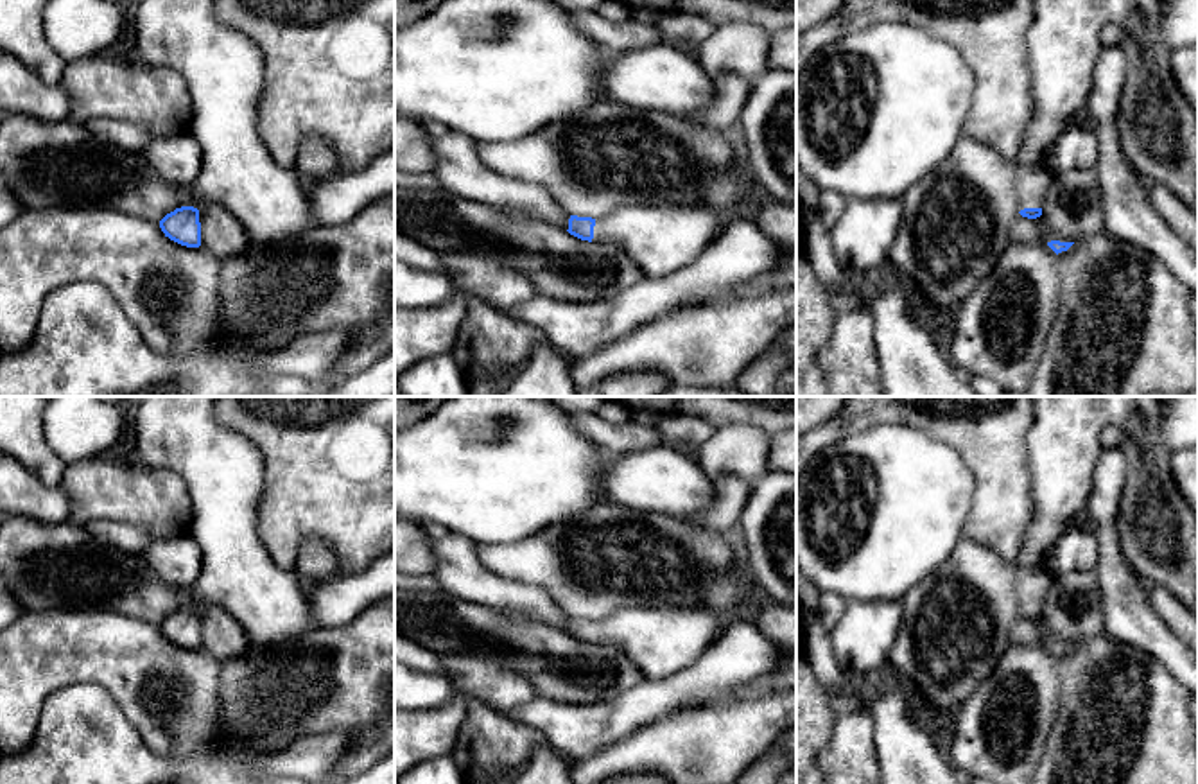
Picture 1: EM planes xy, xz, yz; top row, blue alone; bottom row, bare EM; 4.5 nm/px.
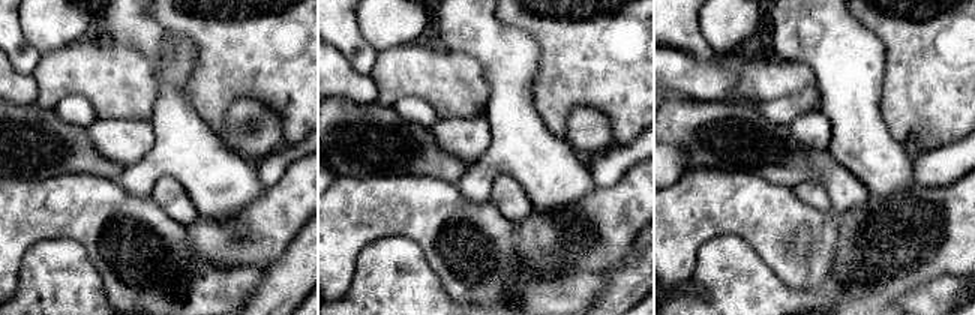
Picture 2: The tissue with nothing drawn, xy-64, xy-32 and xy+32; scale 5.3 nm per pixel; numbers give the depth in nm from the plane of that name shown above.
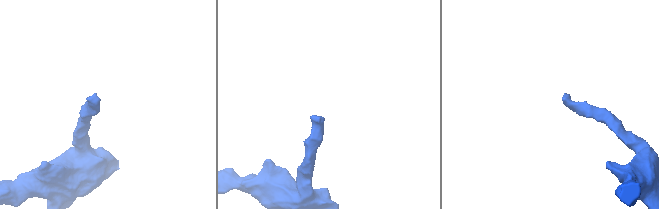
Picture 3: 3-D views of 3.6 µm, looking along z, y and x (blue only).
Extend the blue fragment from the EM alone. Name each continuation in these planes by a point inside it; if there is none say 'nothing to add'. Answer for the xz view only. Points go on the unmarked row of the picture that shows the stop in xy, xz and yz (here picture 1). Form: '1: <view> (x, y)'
1: xz (662, 641)

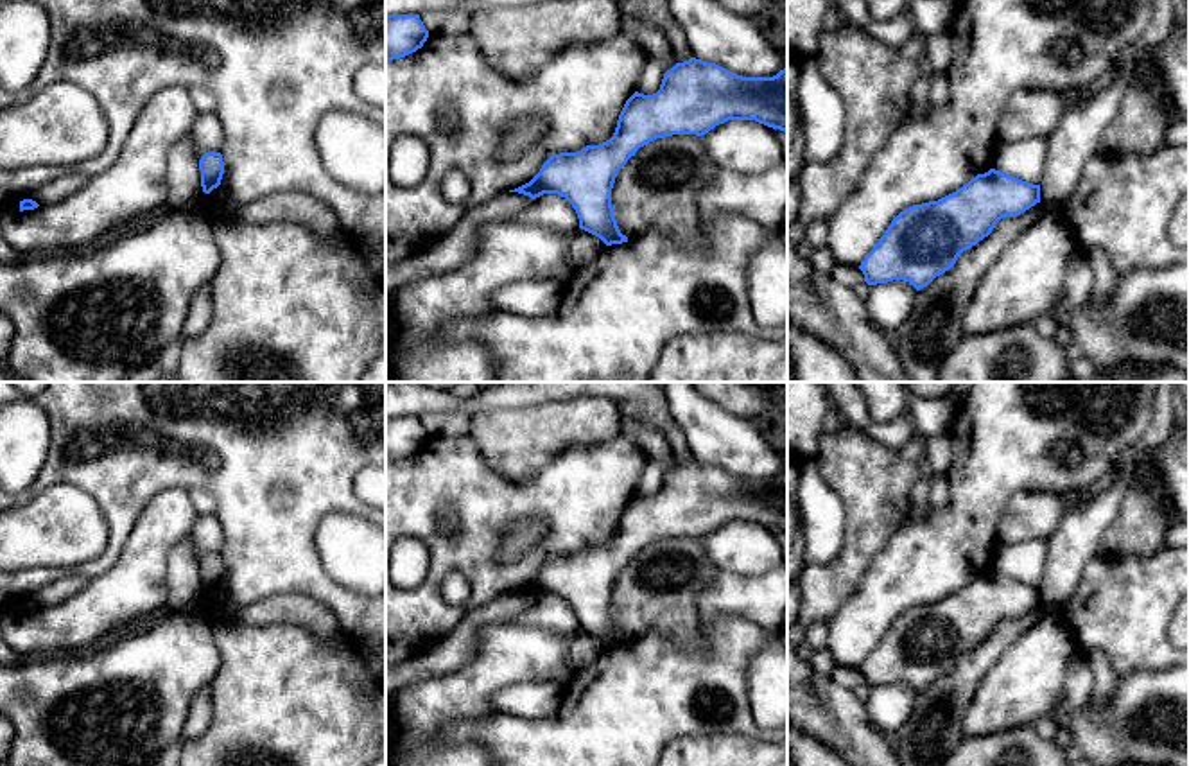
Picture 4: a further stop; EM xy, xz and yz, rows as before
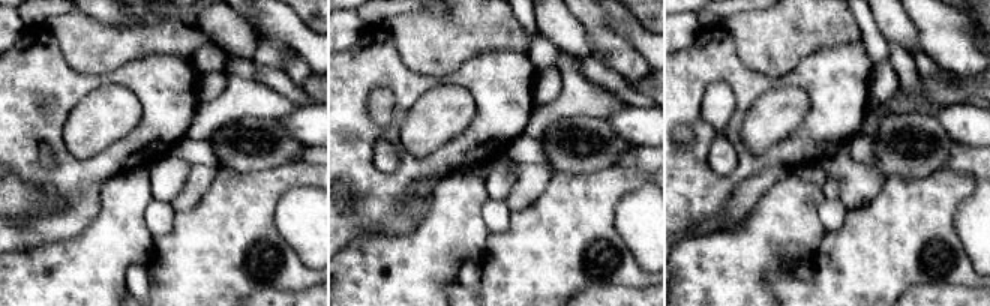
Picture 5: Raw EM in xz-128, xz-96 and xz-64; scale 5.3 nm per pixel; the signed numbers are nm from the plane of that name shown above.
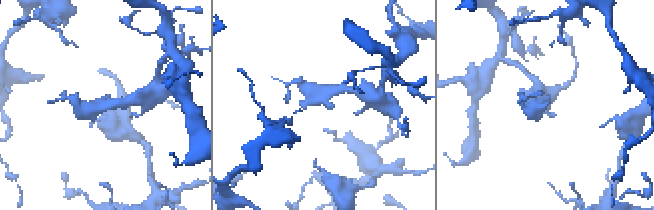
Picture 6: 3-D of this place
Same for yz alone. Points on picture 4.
nothing to add

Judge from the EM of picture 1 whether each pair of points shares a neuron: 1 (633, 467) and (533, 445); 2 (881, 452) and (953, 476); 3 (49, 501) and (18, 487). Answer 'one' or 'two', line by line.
1: two
2: one
3: one

